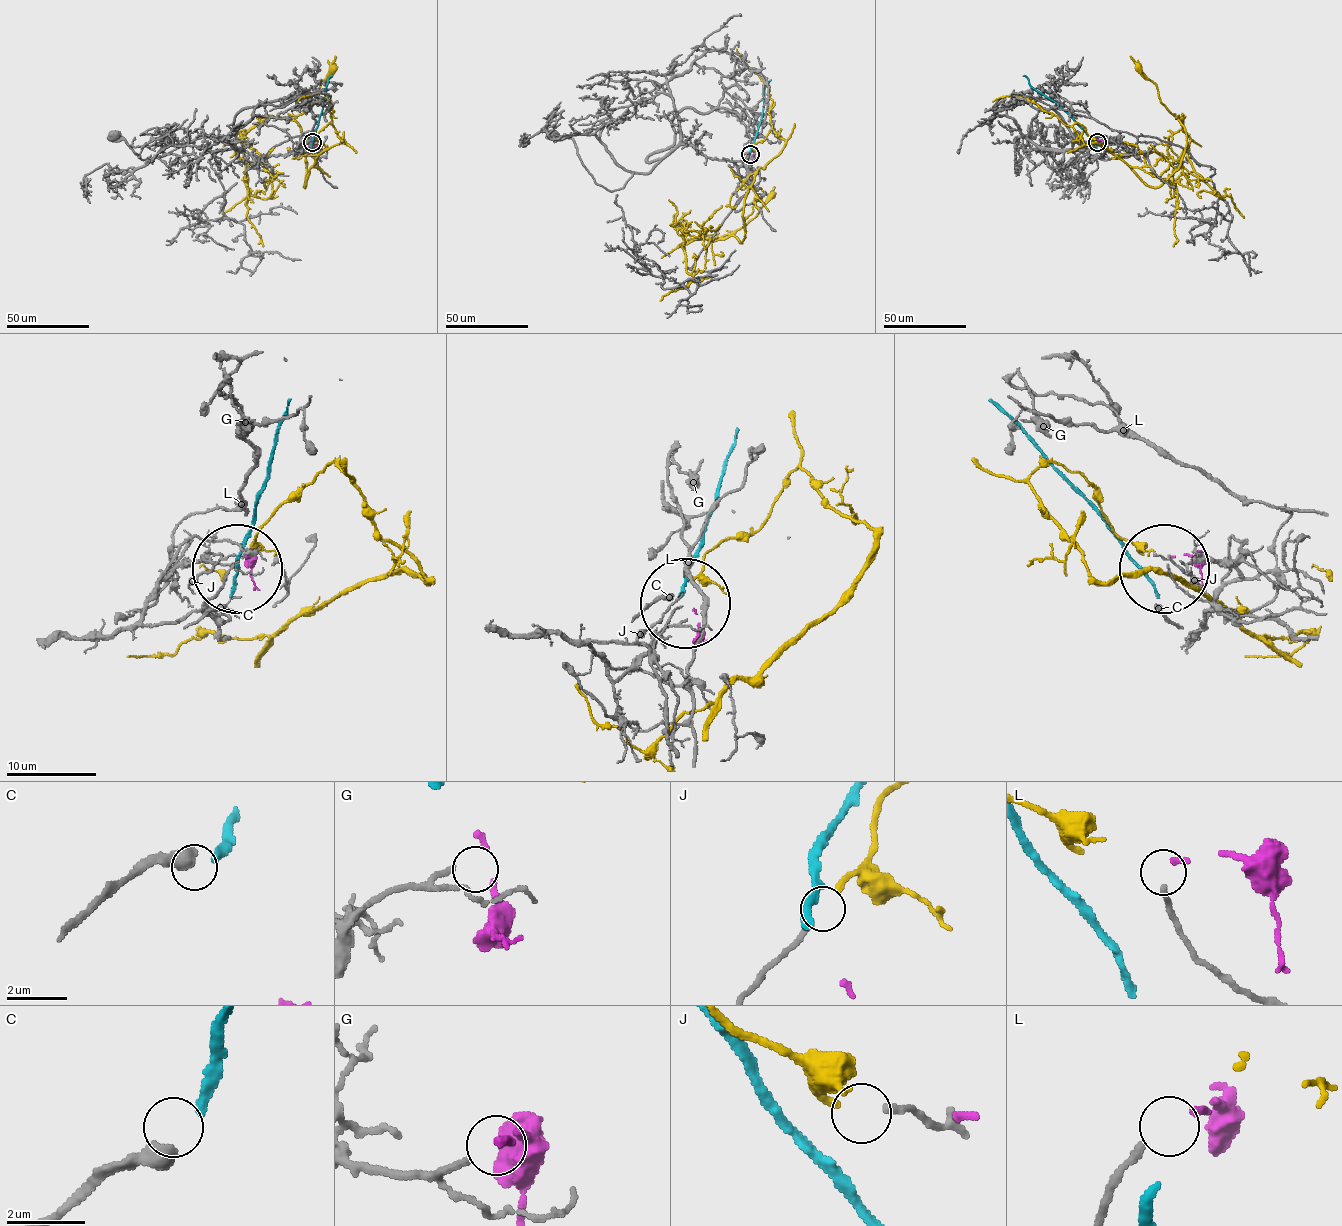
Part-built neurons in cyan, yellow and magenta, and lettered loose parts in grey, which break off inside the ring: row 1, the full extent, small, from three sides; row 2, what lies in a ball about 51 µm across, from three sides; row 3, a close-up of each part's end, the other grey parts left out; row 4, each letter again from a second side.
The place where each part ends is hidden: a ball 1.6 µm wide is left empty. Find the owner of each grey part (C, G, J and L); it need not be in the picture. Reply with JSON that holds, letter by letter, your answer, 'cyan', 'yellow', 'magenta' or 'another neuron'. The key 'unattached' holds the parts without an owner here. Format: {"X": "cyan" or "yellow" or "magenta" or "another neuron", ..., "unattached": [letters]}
{"C": "cyan", "G": "another neuron", "J": "yellow", "L": "magenta", "unattached": ["G"]}

